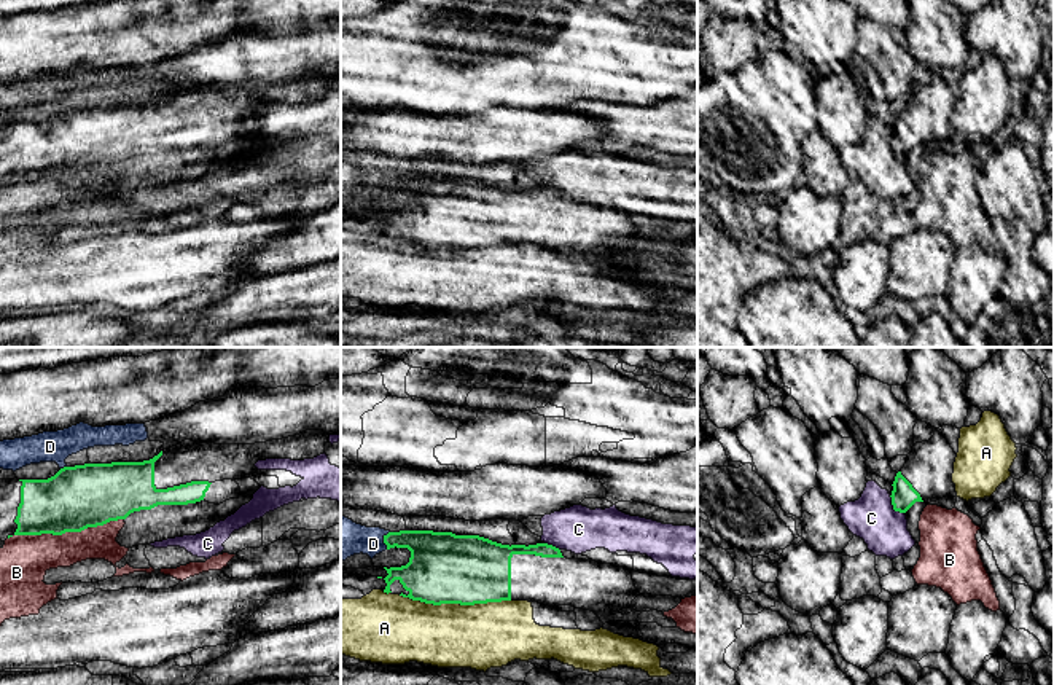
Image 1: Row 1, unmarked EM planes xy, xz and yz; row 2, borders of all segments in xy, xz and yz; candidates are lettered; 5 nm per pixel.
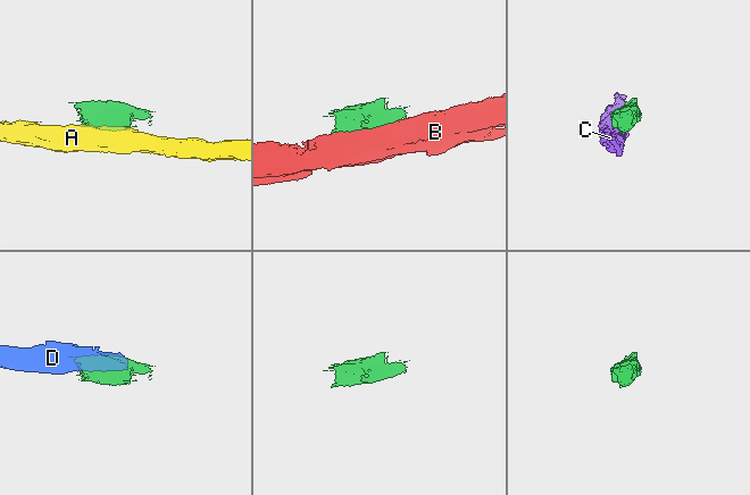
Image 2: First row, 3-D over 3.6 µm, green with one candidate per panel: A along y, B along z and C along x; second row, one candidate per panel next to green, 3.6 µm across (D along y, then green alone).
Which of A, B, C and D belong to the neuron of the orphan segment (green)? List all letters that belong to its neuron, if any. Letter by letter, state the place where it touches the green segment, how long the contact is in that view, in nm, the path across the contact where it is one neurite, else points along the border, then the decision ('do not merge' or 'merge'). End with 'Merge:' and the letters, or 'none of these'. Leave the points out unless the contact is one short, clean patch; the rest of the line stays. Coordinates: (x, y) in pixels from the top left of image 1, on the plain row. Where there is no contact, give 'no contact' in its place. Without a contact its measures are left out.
A: meets green in xz at (454, 246); contact 550 nm long; do not merge
B: meets green in xy at (66, 174); contact 600 nm long; do not merge
C: meets green in yz at (893, 150); contact 120 nm long; do not merge
D: meets green in xz at (384, 183); contact 100 nm long; do not merge
Merge: none of these

